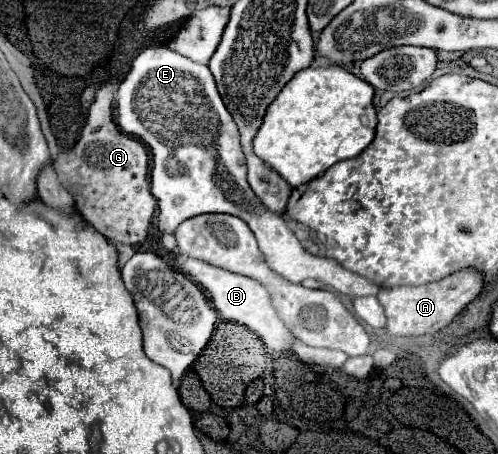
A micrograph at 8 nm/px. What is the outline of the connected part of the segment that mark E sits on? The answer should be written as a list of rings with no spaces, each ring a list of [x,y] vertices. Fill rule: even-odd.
[[[148,46],[144,52],[140,52],[126,78],[120,82],[120,90],[116,96],[116,106],[118,106],[118,126],[122,132],[142,138],[154,154],[154,168],[152,168],[152,194],[158,200],[158,228],[162,234],[174,234],[180,222],[198,216],[198,214],[208,214],[208,212],[226,212],[242,218],[250,230],[254,232],[258,240],[258,248],[270,266],[272,272],[282,276],[284,280],[292,284],[300,284],[306,278],[320,280],[326,286],[338,288],[338,292],[356,298],[356,296],[376,296],[378,286],[358,274],[348,272],[346,268],[340,268],[334,260],[328,258],[318,258],[308,254],[294,232],[286,226],[286,220],[282,214],[270,212],[262,206],[258,196],[254,196],[252,188],[246,182],[246,162],[240,150],[240,140],[238,140],[238,128],[232,120],[232,116],[226,112],[226,106],[222,104],[222,98],[216,90],[214,78],[204,64],[196,64],[190,58],[166,48],[166,46]]]

